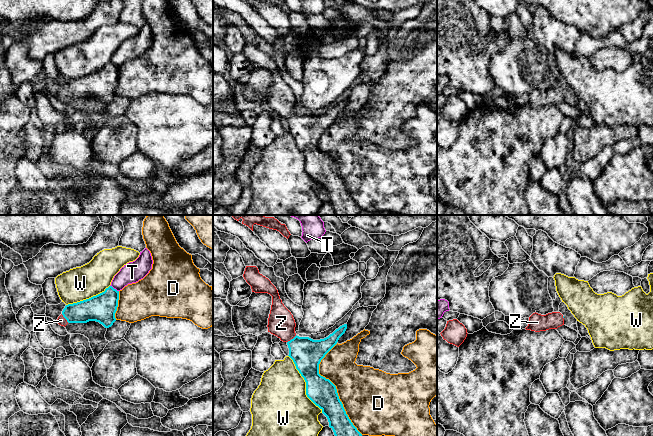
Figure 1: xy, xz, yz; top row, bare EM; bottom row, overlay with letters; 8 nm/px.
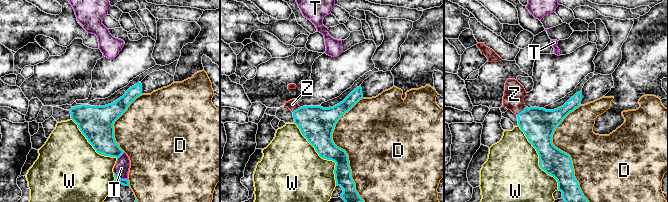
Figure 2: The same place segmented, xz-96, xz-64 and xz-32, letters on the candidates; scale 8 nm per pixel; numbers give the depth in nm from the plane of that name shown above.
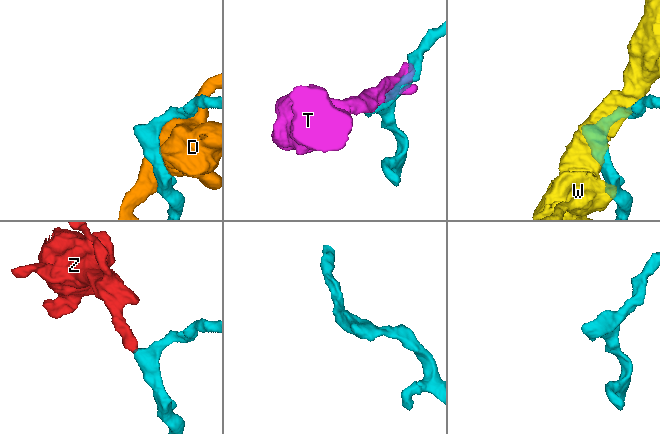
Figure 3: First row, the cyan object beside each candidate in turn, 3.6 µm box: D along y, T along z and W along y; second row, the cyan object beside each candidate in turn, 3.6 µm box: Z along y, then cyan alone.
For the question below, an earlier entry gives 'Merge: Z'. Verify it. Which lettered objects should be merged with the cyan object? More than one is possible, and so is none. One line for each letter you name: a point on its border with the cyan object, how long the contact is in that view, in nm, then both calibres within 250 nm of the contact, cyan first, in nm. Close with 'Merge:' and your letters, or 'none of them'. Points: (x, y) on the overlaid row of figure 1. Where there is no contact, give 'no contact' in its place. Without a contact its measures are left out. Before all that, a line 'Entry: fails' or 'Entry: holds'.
Entry: holds
Z: contact xz (291, 339); length 100 nm; calibres 260 and 220 nm
Merge: Z

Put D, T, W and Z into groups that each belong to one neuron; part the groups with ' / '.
D / T / W / Z

